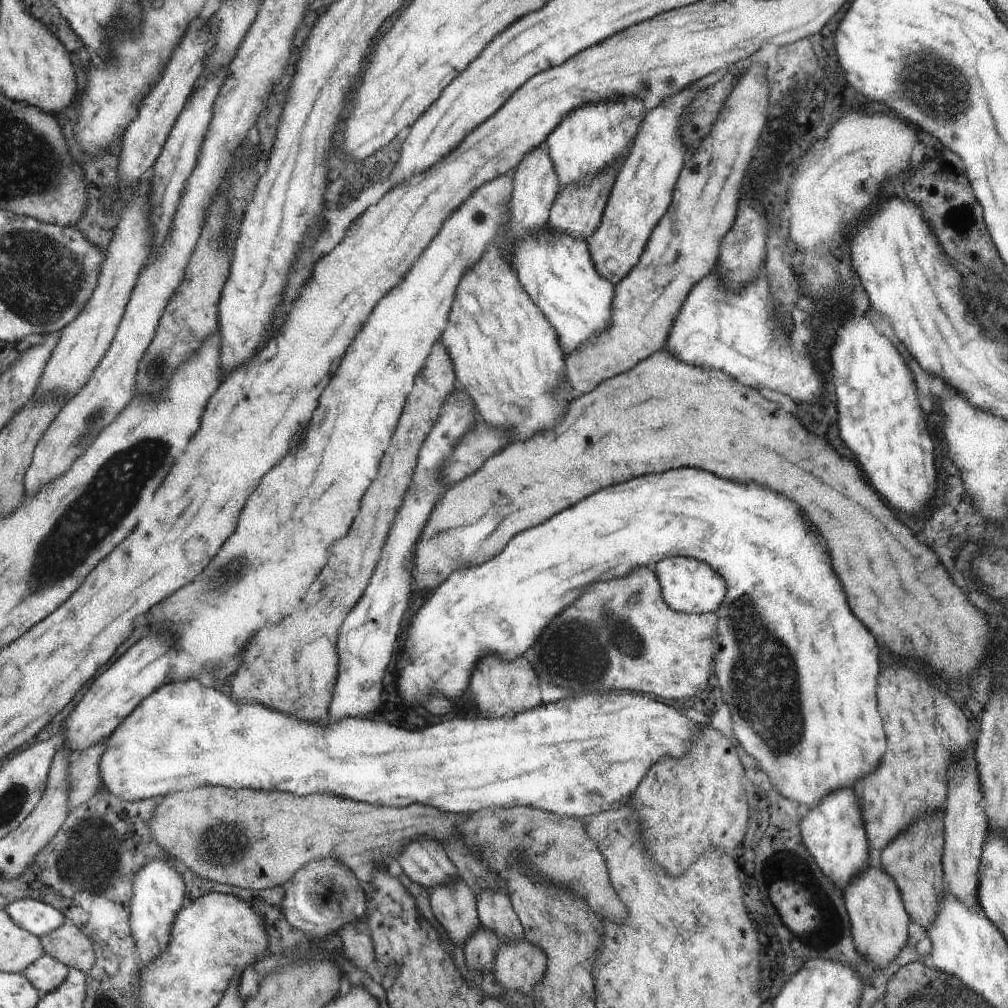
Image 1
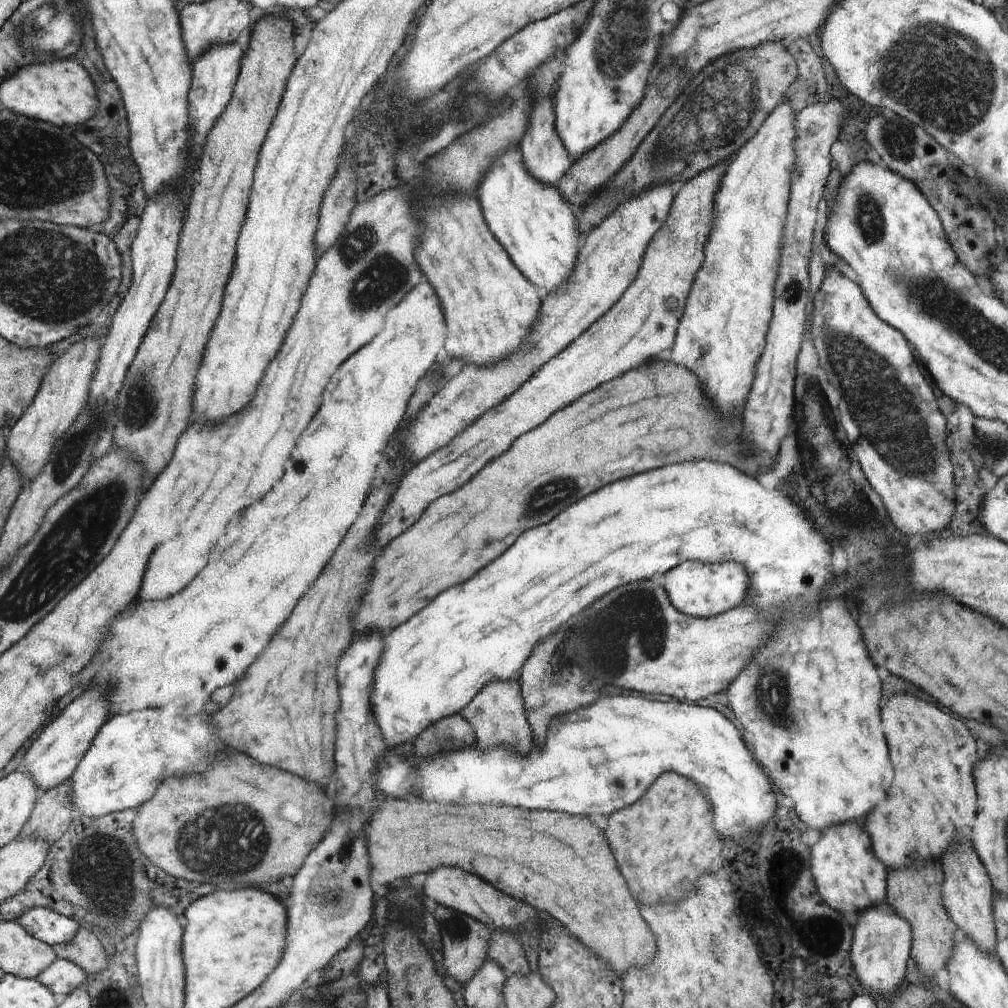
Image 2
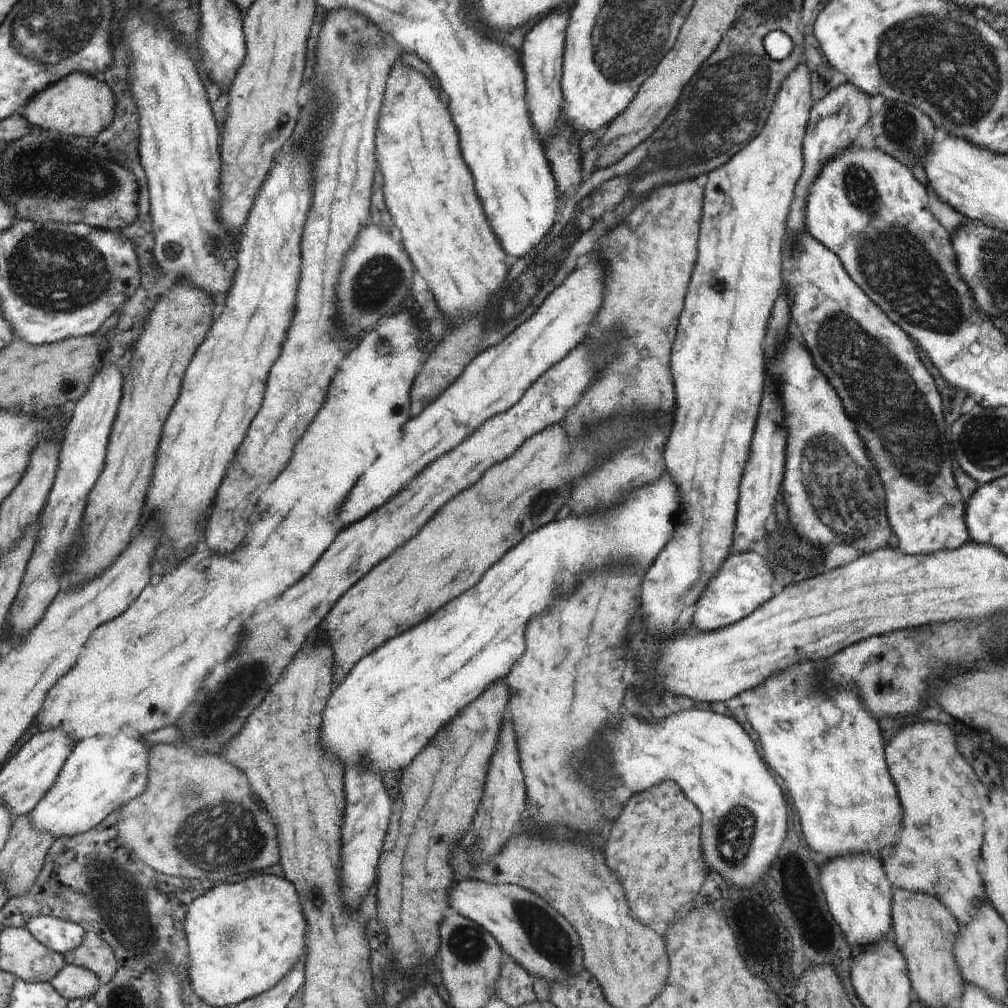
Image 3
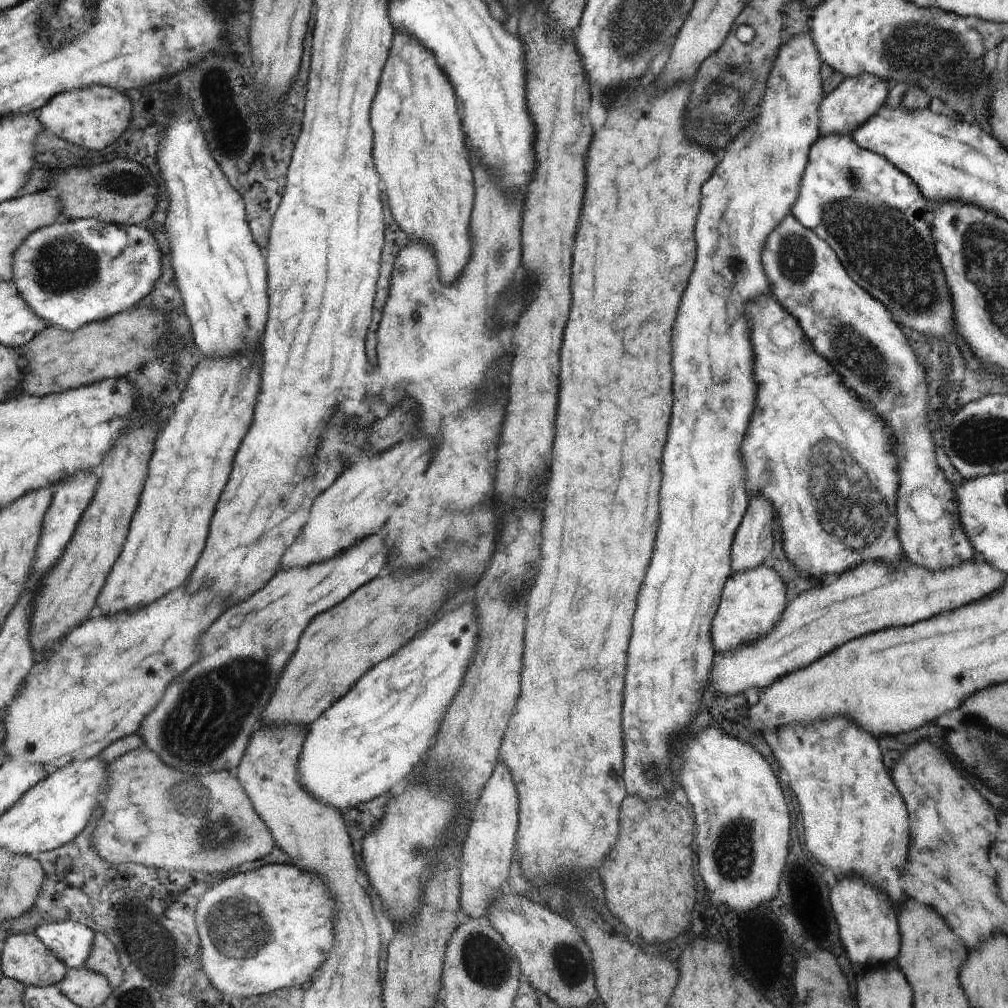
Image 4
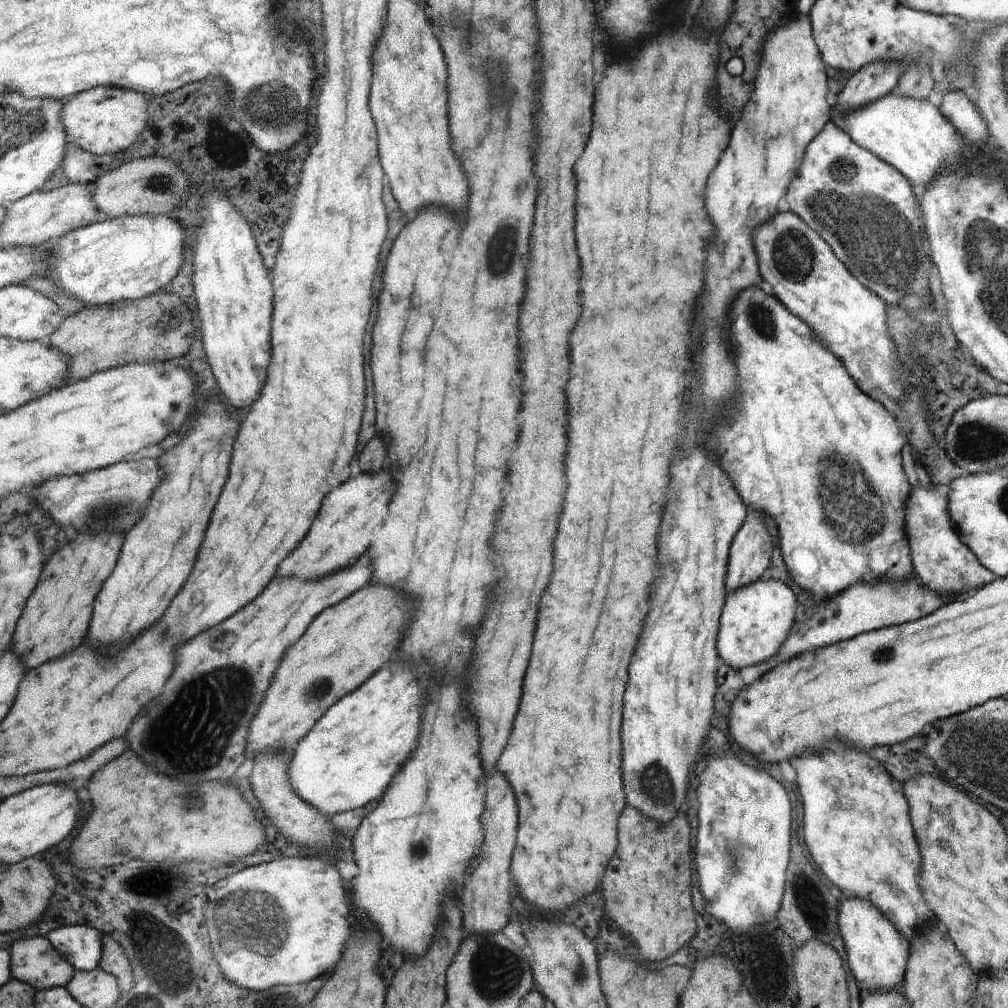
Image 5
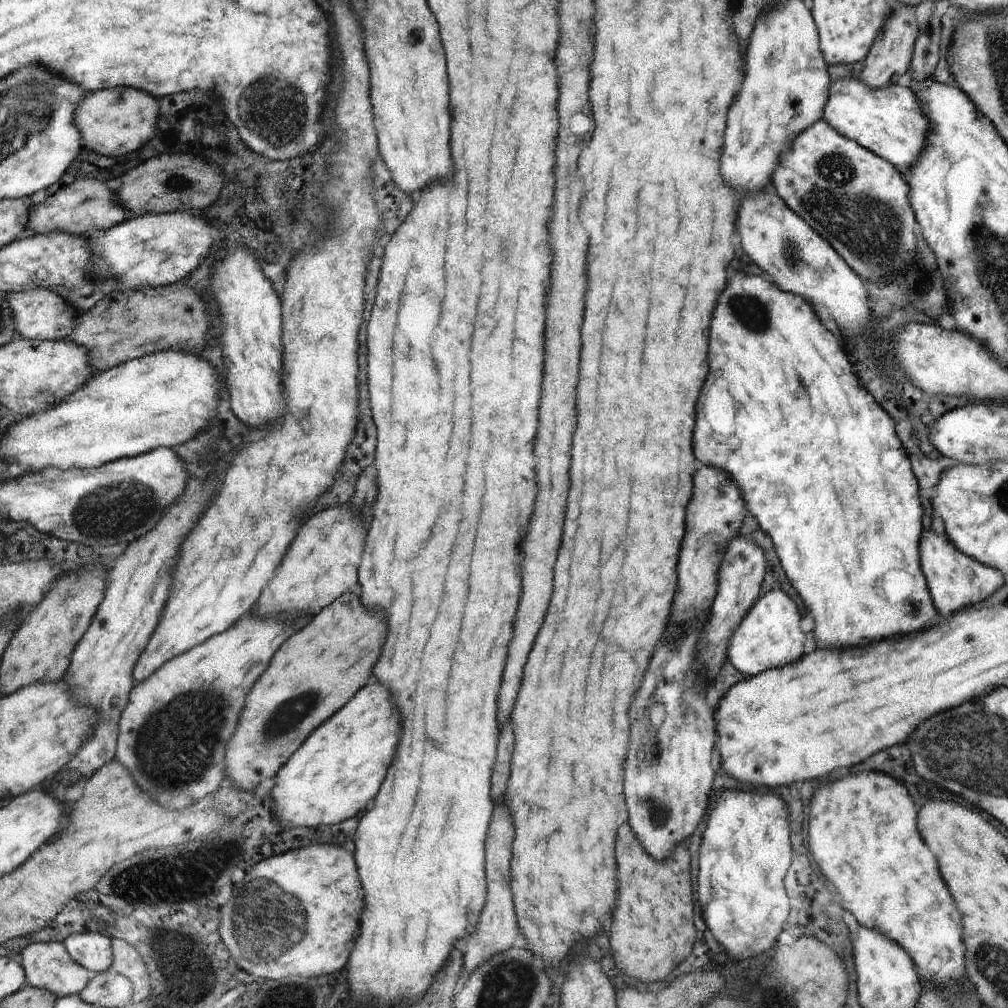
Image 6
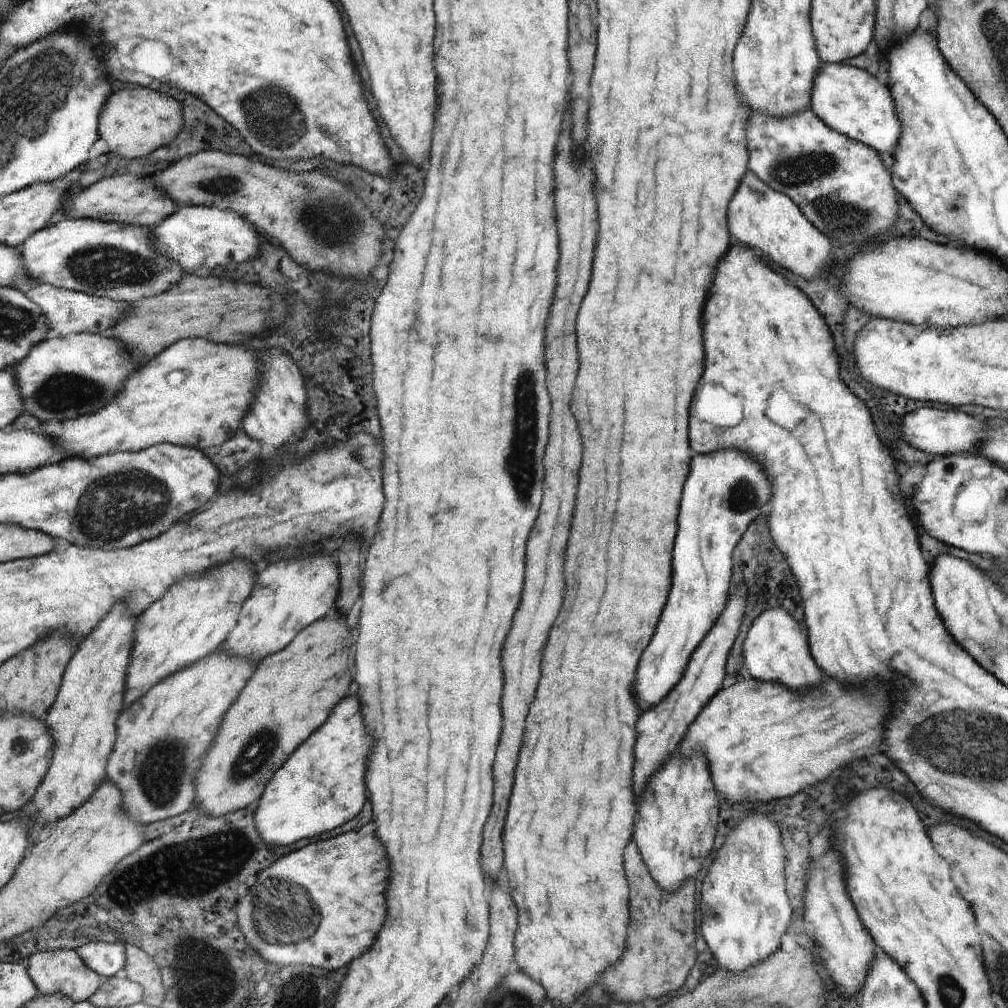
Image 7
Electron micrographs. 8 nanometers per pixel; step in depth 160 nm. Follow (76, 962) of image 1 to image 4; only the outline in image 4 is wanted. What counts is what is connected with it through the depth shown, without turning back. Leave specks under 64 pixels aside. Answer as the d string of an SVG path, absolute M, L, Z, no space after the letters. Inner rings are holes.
M102 932L97 933L93 956L86 967L108 977L114 989L126 981L126 967L122 963L120 952L114 942Z

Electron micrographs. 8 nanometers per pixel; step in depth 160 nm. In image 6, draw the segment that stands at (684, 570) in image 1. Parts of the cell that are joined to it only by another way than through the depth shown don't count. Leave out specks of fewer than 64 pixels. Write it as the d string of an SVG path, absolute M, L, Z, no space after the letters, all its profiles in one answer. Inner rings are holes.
M774 589L753 604L733 634L729 644L729 661L745 676L760 675L761 672L800 660L804 656L804 642L806 636L800 630L800 614L796 616L796 604L783 590Z

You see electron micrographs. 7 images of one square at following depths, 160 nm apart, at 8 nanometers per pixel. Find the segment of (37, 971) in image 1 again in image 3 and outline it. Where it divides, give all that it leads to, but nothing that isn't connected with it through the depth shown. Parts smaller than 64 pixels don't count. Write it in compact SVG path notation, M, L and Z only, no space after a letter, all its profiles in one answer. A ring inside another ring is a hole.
M68 963L66 968L51 980L51 983L69 1001L95 998L102 980L97 972L86 967Z

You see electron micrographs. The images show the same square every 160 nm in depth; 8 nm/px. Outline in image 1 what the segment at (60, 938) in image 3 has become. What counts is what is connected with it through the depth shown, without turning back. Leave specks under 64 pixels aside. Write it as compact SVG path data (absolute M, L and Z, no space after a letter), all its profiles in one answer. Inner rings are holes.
M36 899L13 902L6 910L22 928L39 937L57 931L67 919L61 909Z

